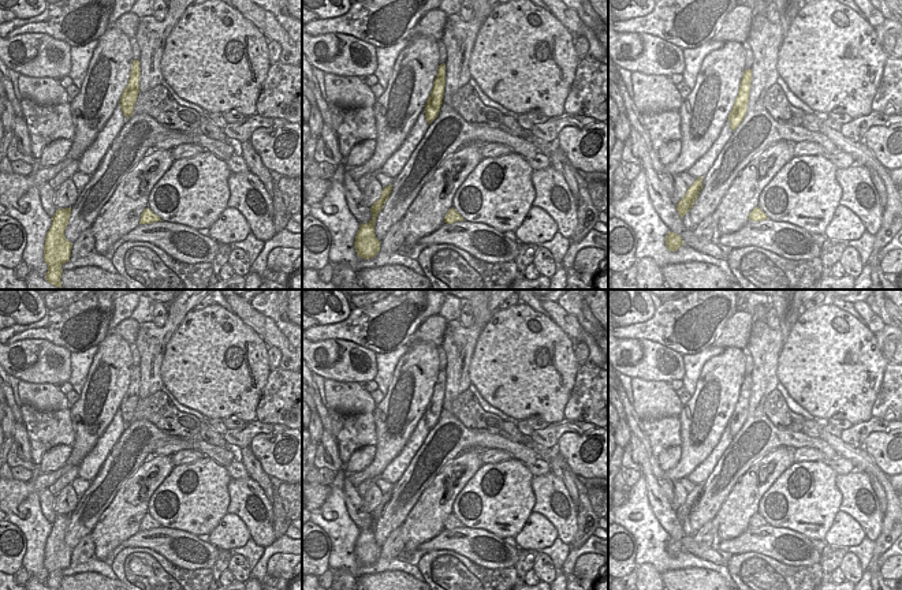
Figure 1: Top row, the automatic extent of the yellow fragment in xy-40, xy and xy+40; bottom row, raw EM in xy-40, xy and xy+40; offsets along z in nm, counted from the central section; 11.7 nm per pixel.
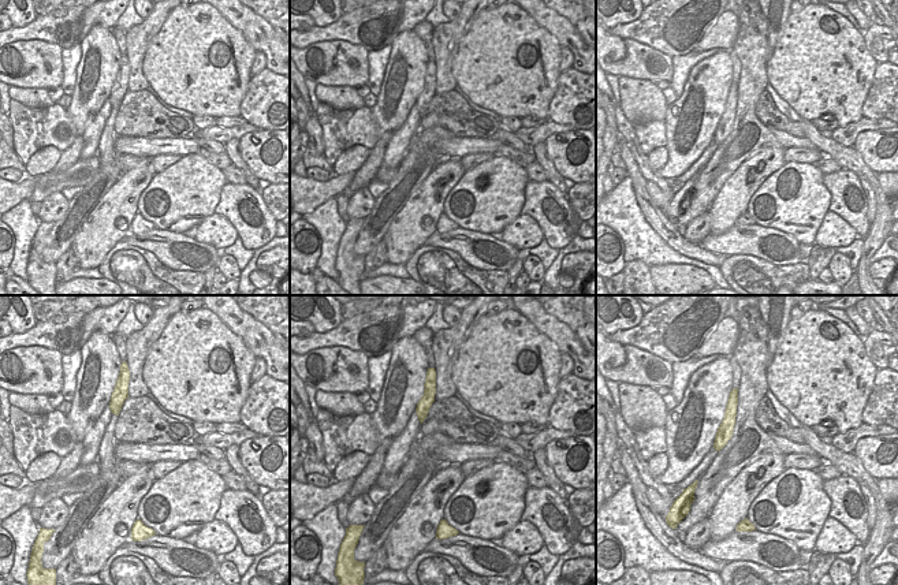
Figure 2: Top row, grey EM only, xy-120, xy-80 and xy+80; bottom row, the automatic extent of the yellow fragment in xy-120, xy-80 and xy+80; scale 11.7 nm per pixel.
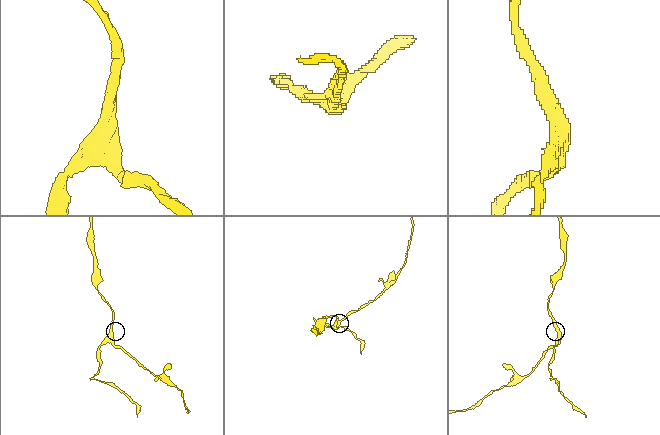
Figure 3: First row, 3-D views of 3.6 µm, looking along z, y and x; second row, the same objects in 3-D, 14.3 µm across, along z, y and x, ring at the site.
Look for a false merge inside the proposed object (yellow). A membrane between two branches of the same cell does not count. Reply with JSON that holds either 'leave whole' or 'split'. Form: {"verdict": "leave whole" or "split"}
{"verdict": "split"}

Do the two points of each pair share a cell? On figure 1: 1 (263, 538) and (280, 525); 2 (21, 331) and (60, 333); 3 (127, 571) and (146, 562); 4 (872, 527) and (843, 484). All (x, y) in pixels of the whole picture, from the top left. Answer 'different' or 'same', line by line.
1: different
2: same
3: same
4: same

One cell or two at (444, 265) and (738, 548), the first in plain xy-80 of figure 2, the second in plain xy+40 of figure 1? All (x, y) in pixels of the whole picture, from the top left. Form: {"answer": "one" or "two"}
{"answer": "two"}

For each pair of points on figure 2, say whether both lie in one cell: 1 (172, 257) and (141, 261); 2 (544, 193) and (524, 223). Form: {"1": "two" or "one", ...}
{"1": "two", "2": "two"}

